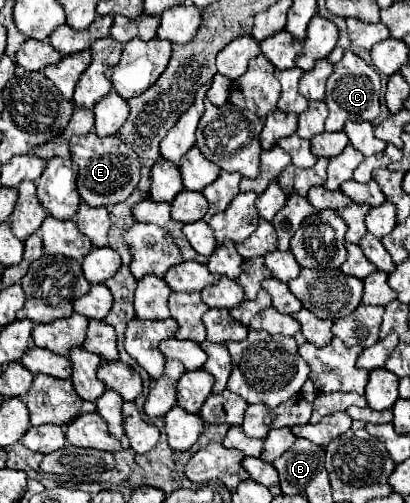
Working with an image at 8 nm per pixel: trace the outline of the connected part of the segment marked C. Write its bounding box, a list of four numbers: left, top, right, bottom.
[326,52,380,132]

